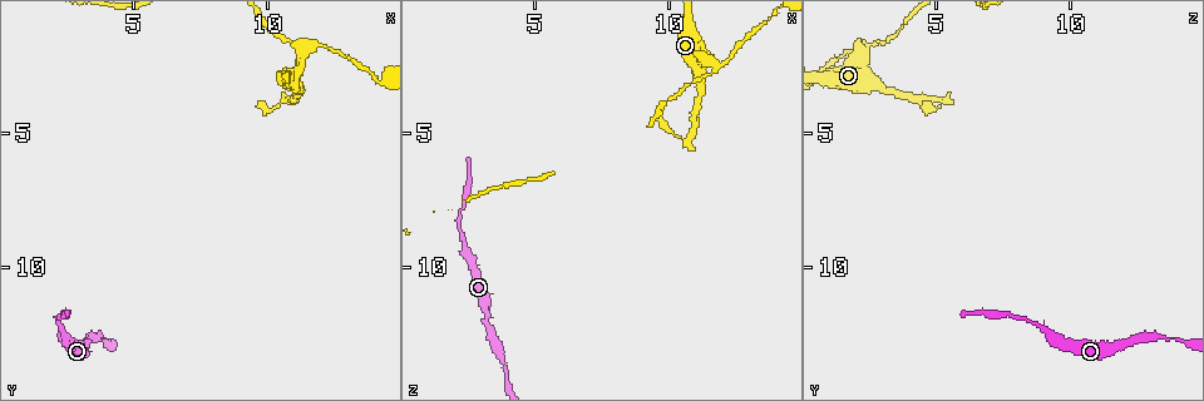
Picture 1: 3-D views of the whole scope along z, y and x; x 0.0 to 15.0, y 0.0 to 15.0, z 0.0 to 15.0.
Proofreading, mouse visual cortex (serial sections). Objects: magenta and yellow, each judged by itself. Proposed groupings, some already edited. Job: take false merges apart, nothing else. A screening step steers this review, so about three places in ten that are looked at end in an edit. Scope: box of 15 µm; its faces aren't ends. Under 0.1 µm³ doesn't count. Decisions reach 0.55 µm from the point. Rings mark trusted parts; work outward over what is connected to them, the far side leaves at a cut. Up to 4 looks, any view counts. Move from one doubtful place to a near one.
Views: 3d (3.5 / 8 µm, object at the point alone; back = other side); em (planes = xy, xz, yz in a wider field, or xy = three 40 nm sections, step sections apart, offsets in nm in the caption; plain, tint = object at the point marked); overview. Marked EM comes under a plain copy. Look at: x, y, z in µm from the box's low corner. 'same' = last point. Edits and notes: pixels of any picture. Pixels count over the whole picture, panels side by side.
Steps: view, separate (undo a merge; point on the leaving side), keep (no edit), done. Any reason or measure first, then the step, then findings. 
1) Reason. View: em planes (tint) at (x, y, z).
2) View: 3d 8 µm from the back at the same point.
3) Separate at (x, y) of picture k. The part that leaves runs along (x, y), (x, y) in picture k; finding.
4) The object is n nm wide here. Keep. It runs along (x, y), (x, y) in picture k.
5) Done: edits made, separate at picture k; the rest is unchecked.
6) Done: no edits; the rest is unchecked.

Calibre changes. View: 3d 8 µm at (2.4, 12.3, 9.0).

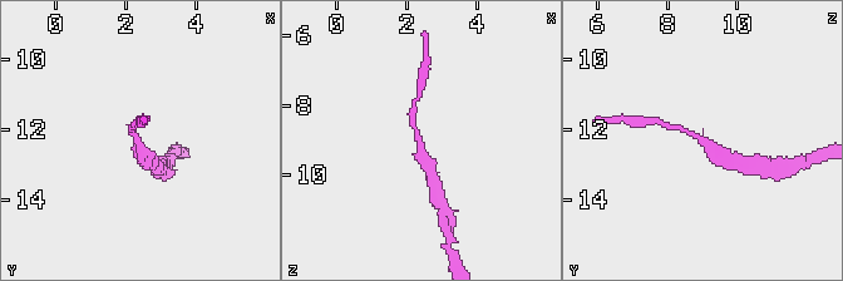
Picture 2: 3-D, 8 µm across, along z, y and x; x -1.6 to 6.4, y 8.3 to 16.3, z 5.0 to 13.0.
The arms are 200, 400 nm wide. View: em planes (tint) at (2.3, 12.2, 9.0).

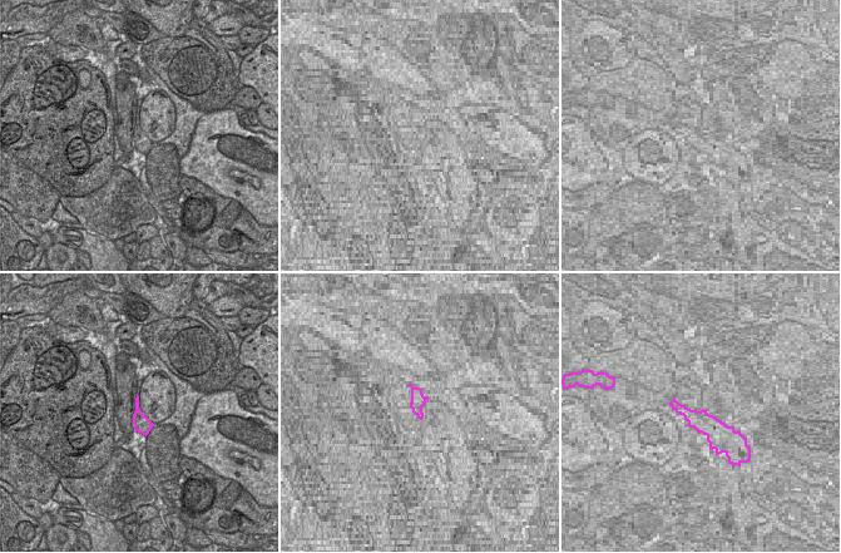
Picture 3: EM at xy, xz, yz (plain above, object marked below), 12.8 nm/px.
Keep. It runs along (729, 159), (693, 133), (674, 127) in picture 2; continuous, no second cell.

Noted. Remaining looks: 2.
View: 3d 3.5 µm from the back at (11.8, 1.8, 2.4).

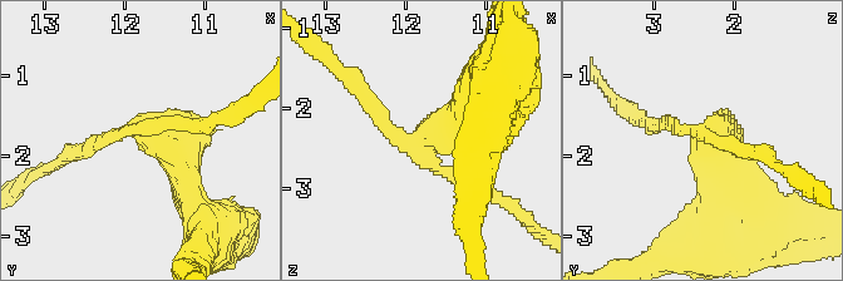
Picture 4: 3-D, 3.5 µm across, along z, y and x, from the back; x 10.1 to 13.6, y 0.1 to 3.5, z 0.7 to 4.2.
View: em planes (tint) at (11.75, 1.70, 2.40).

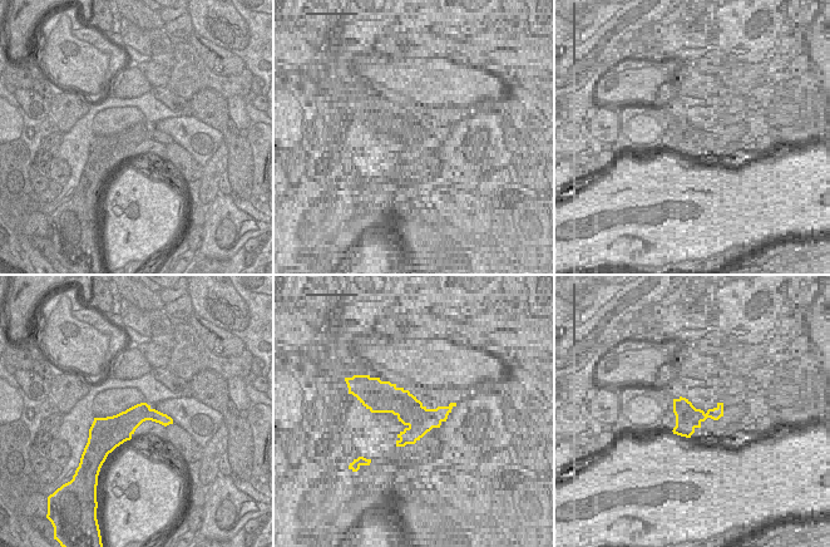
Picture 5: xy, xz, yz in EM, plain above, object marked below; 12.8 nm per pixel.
The object is 360 nm wide here. Separate at (376, 112) of picture 4. The part that leaves runs along (410, 142), (384, 126), (330, 58) in picture 4; two cells meet here.

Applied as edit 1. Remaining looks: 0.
Done: edits made, separate at picture 4; the rest is unchecked.

